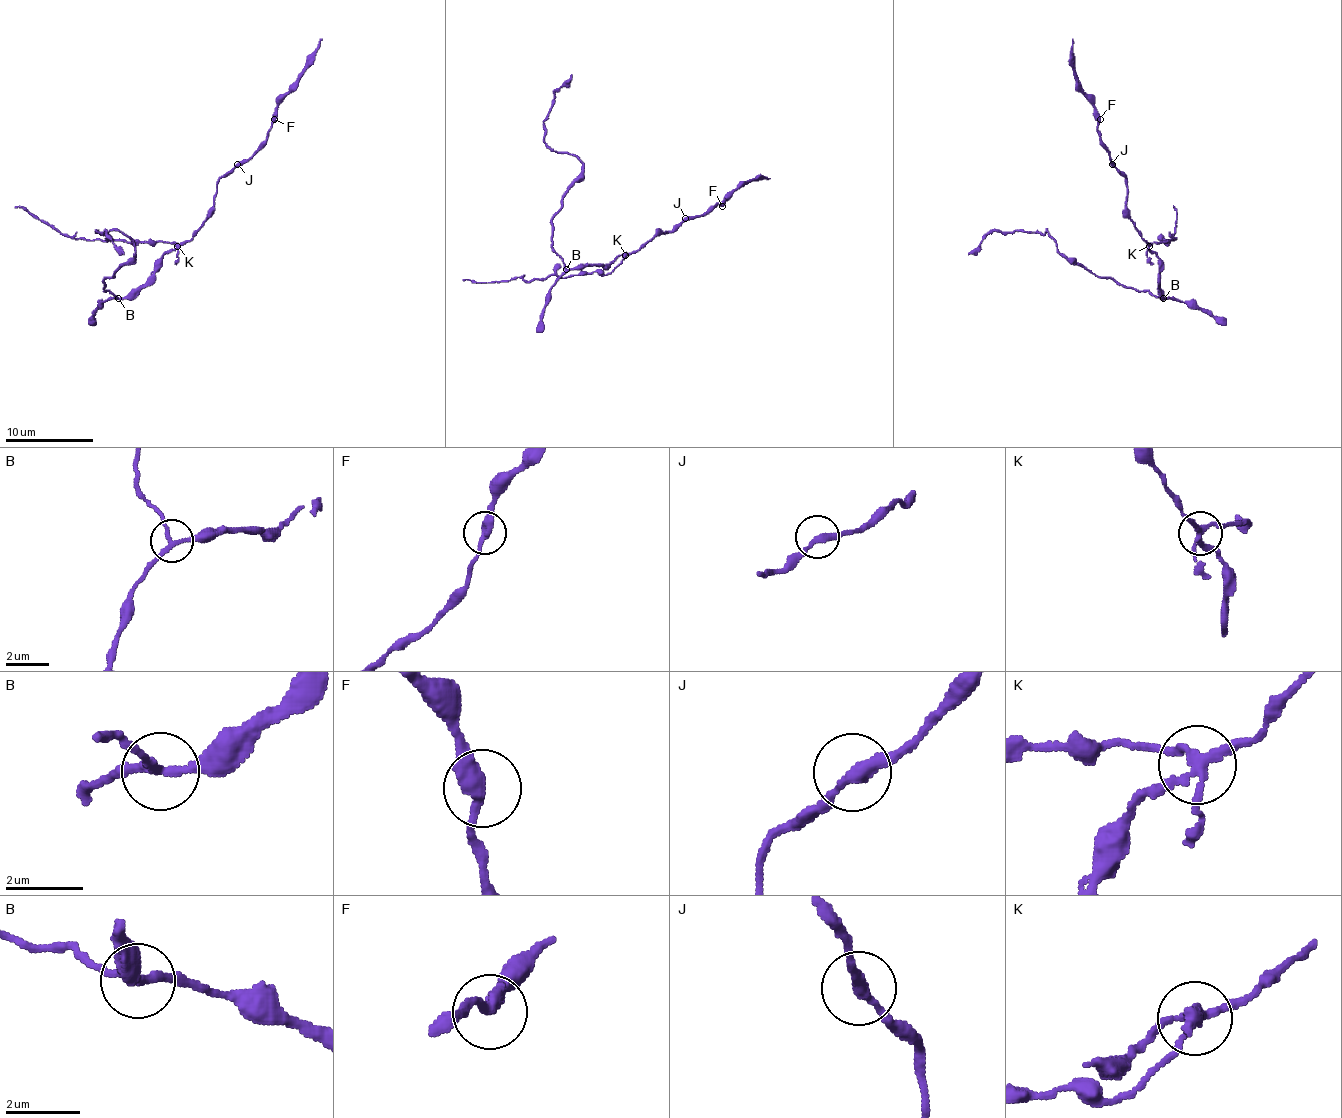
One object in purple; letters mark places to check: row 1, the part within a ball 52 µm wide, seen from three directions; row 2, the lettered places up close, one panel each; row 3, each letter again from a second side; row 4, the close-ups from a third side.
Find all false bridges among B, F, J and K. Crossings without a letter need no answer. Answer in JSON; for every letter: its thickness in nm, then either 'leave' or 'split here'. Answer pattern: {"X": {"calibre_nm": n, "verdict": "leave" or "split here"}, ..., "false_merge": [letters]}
{"B": {"calibre_nm": 200, "verdict": "split here"}, "F": {"calibre_nm": 360, "verdict": "leave"}, "J": {"calibre_nm": 300, "verdict": "leave"}, "K": {"calibre_nm": 220, "verdict": "split here"}, "false_merge": ["B", "K"]}

